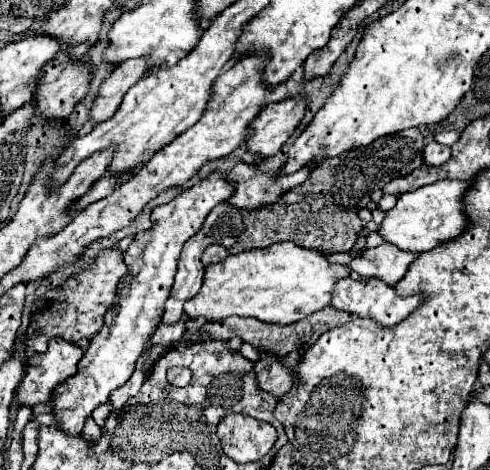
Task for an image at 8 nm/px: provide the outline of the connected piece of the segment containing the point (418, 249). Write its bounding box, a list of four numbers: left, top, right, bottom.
[379,181,471,253]

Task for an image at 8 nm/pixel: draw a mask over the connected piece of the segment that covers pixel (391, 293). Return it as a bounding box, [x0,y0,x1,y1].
[331,279,421,327]

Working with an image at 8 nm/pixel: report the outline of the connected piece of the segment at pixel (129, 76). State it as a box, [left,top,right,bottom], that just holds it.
[89,59,147,123]

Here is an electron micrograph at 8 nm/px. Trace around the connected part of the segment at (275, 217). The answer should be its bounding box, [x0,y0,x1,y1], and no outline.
[229,129,423,253]

